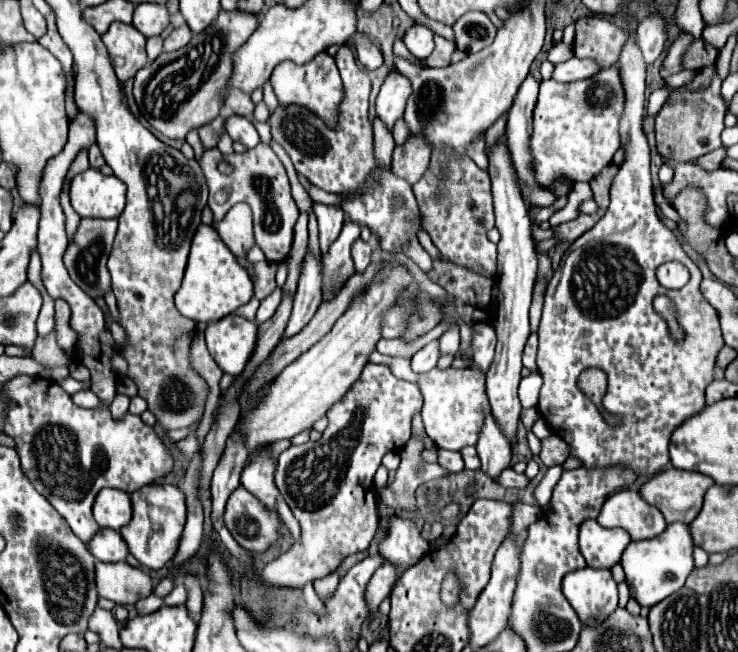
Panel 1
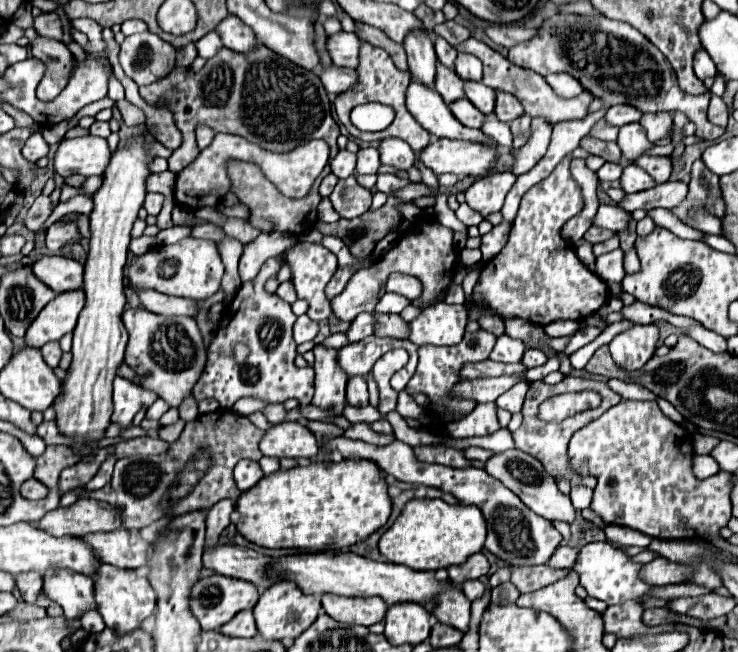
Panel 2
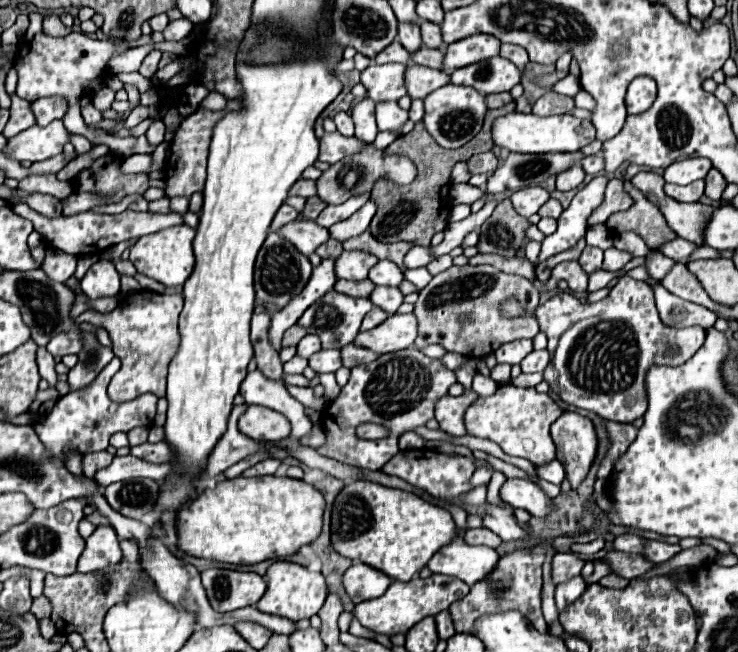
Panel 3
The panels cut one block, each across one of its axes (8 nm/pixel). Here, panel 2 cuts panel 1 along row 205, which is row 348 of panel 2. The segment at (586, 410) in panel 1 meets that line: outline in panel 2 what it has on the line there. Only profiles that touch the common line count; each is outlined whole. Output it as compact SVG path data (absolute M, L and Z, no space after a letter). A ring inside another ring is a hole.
M636 324L632 330L614 336L610 342L614 362L624 370L640 370L654 356L658 336L654 324Z

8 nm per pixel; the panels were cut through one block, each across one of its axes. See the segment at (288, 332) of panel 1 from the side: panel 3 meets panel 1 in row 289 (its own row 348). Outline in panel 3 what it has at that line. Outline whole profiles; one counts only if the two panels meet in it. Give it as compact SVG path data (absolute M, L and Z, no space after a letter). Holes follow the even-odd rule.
M306 334L300 342L298 342L298 354L304 358L310 358L314 352L318 352L322 348L320 338L316 334Z

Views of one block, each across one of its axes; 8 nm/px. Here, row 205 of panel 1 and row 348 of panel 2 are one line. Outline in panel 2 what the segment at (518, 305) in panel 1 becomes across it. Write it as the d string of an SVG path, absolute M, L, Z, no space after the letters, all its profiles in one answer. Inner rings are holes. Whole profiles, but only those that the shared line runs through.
M504 334L496 340L496 346L490 354L490 360L502 362L502 364L516 364L522 360L524 350L526 350L526 346L520 340L514 340L514 338Z

